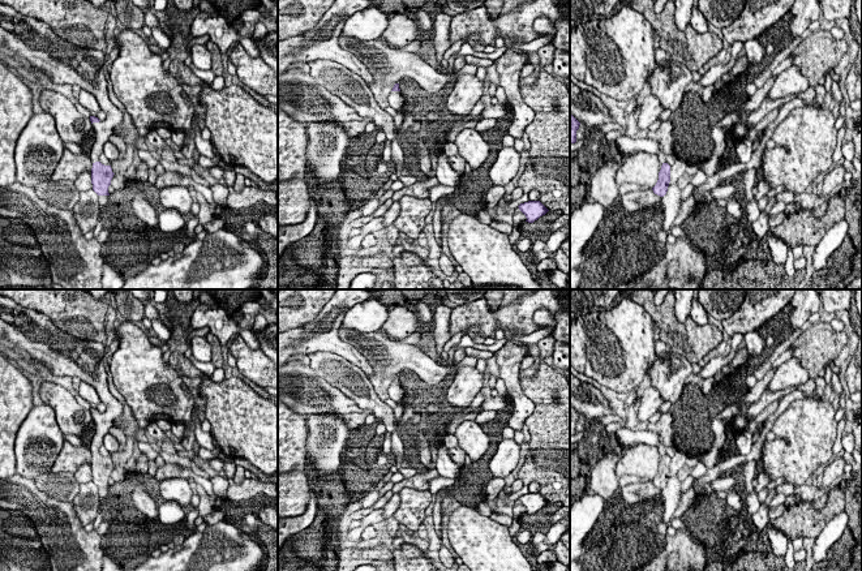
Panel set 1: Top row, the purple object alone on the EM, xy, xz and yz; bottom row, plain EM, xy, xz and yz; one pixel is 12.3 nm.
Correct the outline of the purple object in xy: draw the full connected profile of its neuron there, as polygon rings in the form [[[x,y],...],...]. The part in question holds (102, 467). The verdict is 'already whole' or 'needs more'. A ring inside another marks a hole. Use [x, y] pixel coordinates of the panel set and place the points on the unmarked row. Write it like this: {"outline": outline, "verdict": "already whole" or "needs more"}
{"outline": [[[0,295],[0,338],[14,343],[18,348],[25,349],[34,359],[31,364],[38,362],[50,369],[55,377],[78,377],[82,382],[89,383],[98,392],[100,402],[106,405],[106,411],[100,413],[95,408],[90,408],[93,416],[94,435],[89,446],[91,460],[93,482],[99,488],[100,502],[108,493],[108,478],[113,469],[111,458],[104,458],[99,454],[99,447],[103,446],[103,437],[110,432],[113,421],[121,416],[123,404],[111,394],[108,388],[108,373],[106,372],[104,362],[102,361],[106,353],[106,345],[98,342],[77,339],[60,329],[57,329],[47,315],[22,308],[9,297]]], "verdict": "needs more"}

